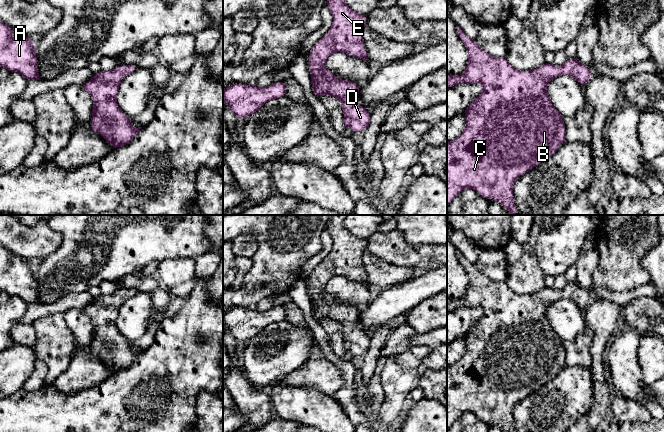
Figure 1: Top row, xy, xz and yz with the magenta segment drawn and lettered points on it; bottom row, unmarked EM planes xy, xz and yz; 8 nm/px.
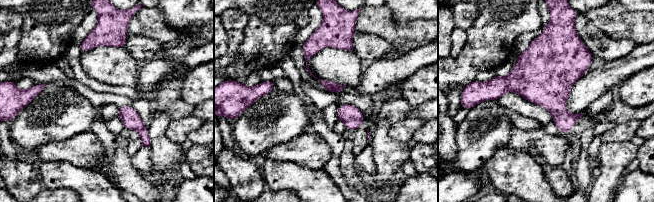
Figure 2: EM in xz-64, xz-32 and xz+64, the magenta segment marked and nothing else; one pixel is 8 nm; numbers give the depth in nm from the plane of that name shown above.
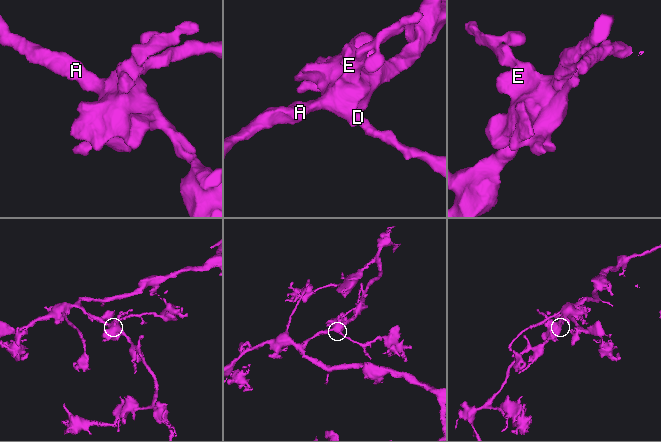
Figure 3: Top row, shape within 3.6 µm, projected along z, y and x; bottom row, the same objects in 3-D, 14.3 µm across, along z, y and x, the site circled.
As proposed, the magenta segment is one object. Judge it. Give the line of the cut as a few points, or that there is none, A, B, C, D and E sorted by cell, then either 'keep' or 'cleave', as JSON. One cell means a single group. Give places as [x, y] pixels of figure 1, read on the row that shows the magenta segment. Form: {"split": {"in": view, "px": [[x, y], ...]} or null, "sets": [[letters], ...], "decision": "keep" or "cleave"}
{"split": null, "sets": [["A", "B", "C", "D", "E"]], "decision": "keep"}

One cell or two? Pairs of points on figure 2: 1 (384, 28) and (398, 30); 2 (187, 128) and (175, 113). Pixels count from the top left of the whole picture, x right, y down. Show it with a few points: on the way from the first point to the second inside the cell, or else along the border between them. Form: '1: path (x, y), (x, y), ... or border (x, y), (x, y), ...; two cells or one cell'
1: path (387, 28), (395, 30); one cell
2: border (190, 114), (172, 120); two cells

